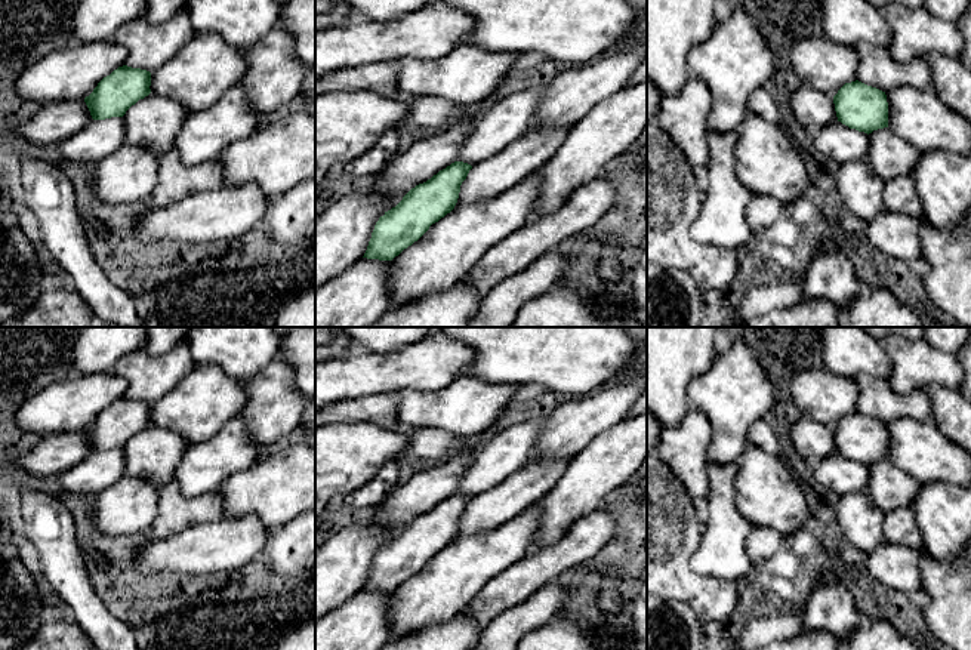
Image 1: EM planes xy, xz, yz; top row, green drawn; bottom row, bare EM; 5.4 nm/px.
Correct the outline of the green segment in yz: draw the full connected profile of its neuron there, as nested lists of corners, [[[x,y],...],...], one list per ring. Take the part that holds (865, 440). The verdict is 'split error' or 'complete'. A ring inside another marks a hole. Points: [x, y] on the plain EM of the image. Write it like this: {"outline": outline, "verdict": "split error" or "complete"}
{"outline": [[[859,412],[845,415],[833,428],[838,453],[859,463],[872,465],[888,459],[885,423]]], "verdict": "complete"}

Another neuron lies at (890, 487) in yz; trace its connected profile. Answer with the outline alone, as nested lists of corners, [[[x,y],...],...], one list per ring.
[[[890,459],[869,465],[866,495],[884,511],[912,506],[921,484]]]

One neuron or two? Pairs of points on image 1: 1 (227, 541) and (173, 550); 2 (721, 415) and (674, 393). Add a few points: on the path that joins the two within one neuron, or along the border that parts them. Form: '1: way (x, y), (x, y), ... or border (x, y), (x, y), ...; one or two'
1: way (213, 547), (187, 550); one
2: border (706, 370), (696, 375), (689, 385), (689, 407); two

